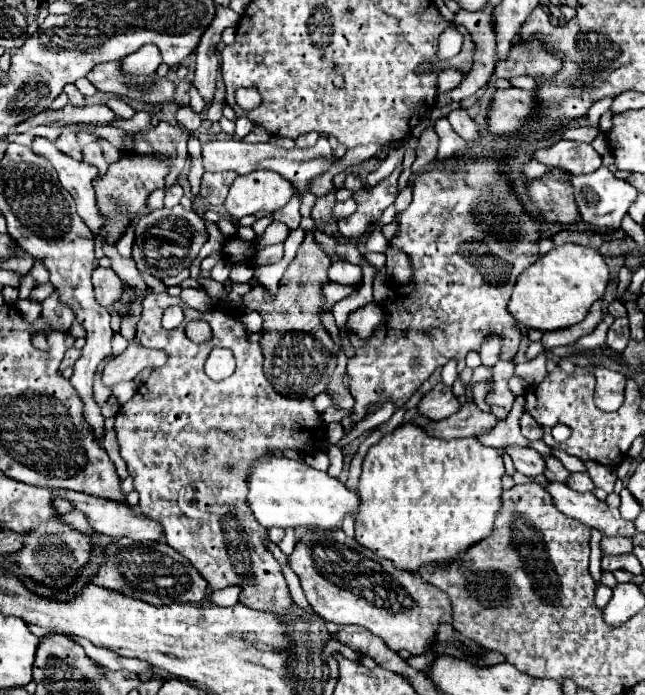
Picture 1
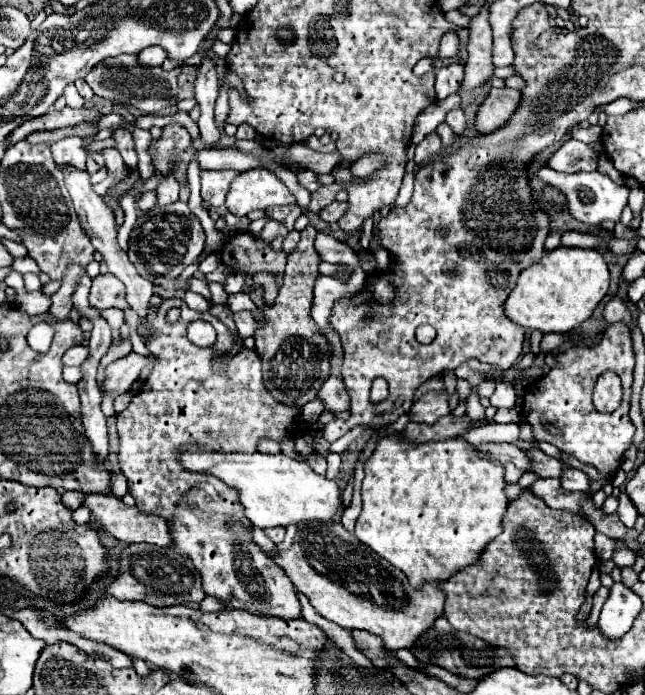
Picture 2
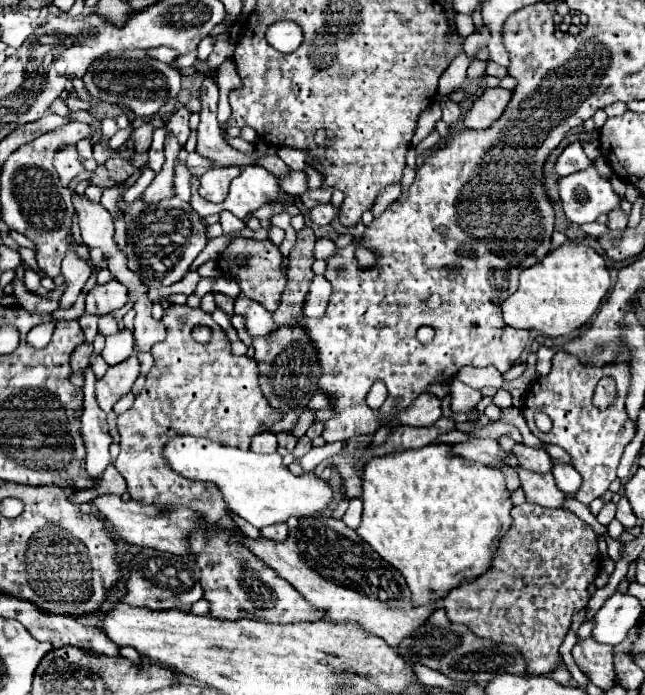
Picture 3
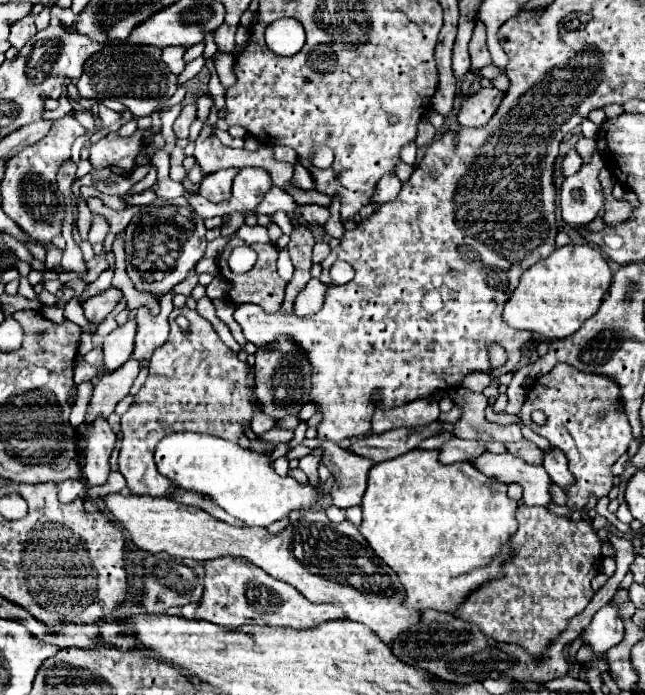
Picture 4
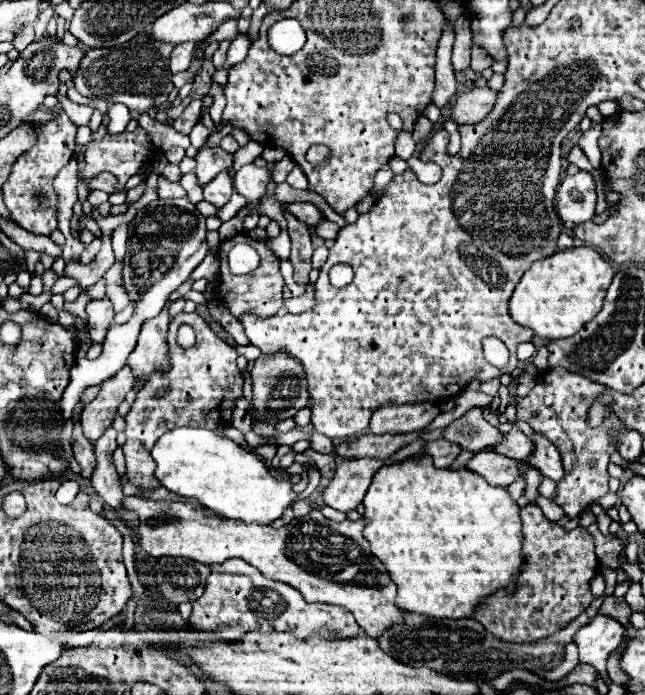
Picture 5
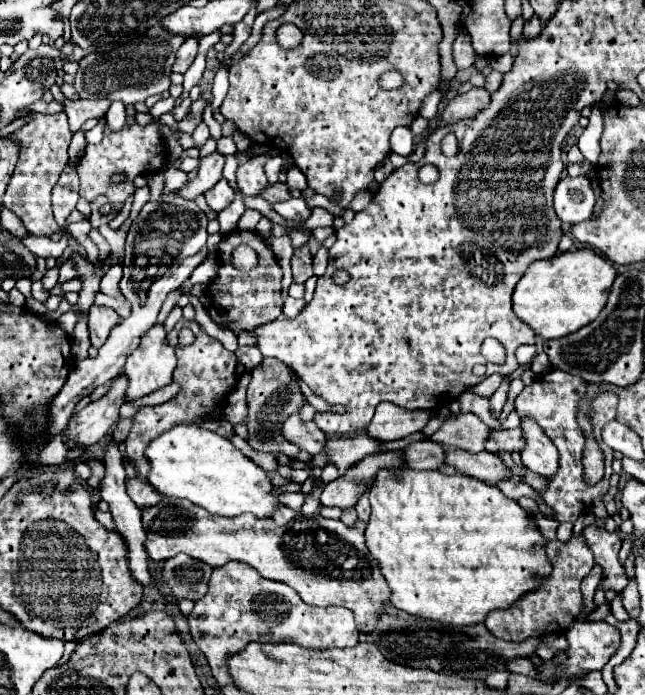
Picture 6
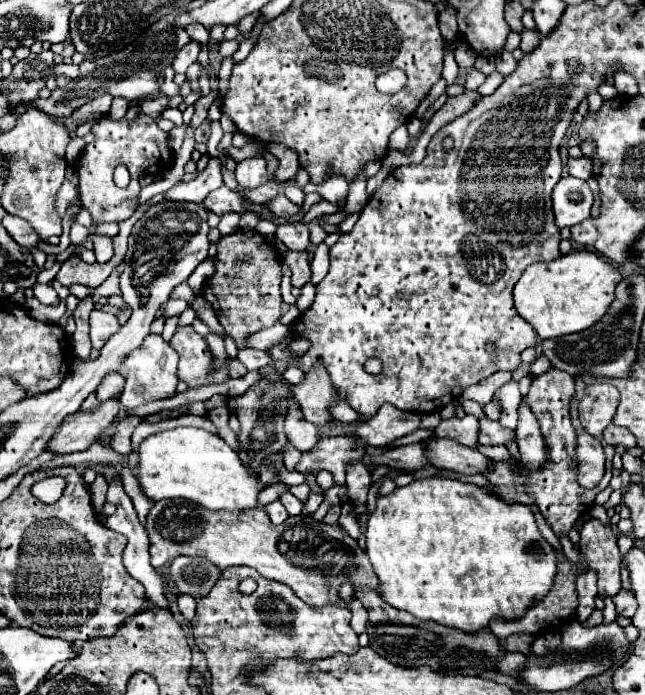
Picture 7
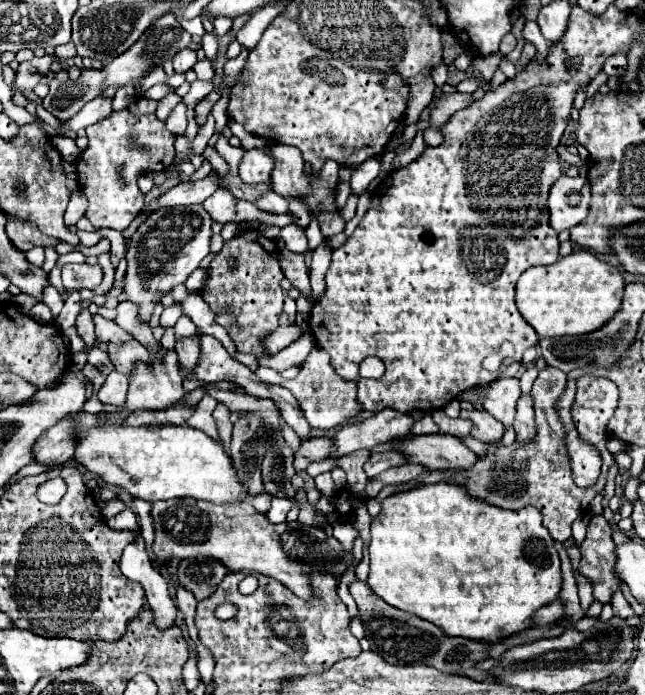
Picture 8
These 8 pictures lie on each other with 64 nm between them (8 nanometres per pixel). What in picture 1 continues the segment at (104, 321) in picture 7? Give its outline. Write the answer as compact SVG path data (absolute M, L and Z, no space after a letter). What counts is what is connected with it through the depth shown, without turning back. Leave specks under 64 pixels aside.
M96 266L94 274L92 274L92 282L94 282L94 290L96 290L96 300L102 306L110 306L114 300L120 298L122 280L116 276L116 272L112 272L112 268Z

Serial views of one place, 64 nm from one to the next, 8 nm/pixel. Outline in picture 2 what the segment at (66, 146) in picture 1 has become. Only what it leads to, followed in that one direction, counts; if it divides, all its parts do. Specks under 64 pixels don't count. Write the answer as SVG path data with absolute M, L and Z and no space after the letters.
M68 136L68 138L62 138L58 142L52 144L52 156L54 156L54 162L58 166L64 166L64 164L72 164L76 168L86 168L86 152L82 148L82 138L78 136Z

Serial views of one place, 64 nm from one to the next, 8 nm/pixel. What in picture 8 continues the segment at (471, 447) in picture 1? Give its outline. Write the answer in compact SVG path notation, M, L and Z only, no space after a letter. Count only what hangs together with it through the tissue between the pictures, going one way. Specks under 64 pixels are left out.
M436 482L436 484L424 484L416 486L398 494L392 494L384 498L380 514L372 520L370 524L370 576L368 576L368 586L390 606L410 612L418 618L424 618L436 626L440 626L448 636L464 636L472 640L484 640L484 642L496 642L502 640L514 632L530 628L530 616L540 608L546 606L550 600L554 600L560 592L562 586L562 576L560 576L560 558L556 548L552 546L552 536L548 530L542 526L542 516L538 508L520 508L520 510L504 510L496 508L484 500L476 500L474 496L468 496L468 490L464 486L452 484L452 482Z

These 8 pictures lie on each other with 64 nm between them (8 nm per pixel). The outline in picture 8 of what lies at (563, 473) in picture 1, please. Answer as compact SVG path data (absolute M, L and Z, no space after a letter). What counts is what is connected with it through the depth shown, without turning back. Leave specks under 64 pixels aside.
M461 410L459 417L470 418L474 422L472 438L476 438L480 442L498 444L502 440L502 436L504 436L504 426L484 410L476 410L476 412L464 412L464 410Z

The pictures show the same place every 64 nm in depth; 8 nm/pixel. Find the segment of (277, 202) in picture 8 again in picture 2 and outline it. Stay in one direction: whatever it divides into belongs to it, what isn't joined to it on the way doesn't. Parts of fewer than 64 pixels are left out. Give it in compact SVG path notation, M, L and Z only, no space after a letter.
M332 202L332 204L328 204L320 214L326 214L324 218L326 218L326 222L338 222L340 220L340 216L344 216L344 212L348 210L348 204L346 202Z

